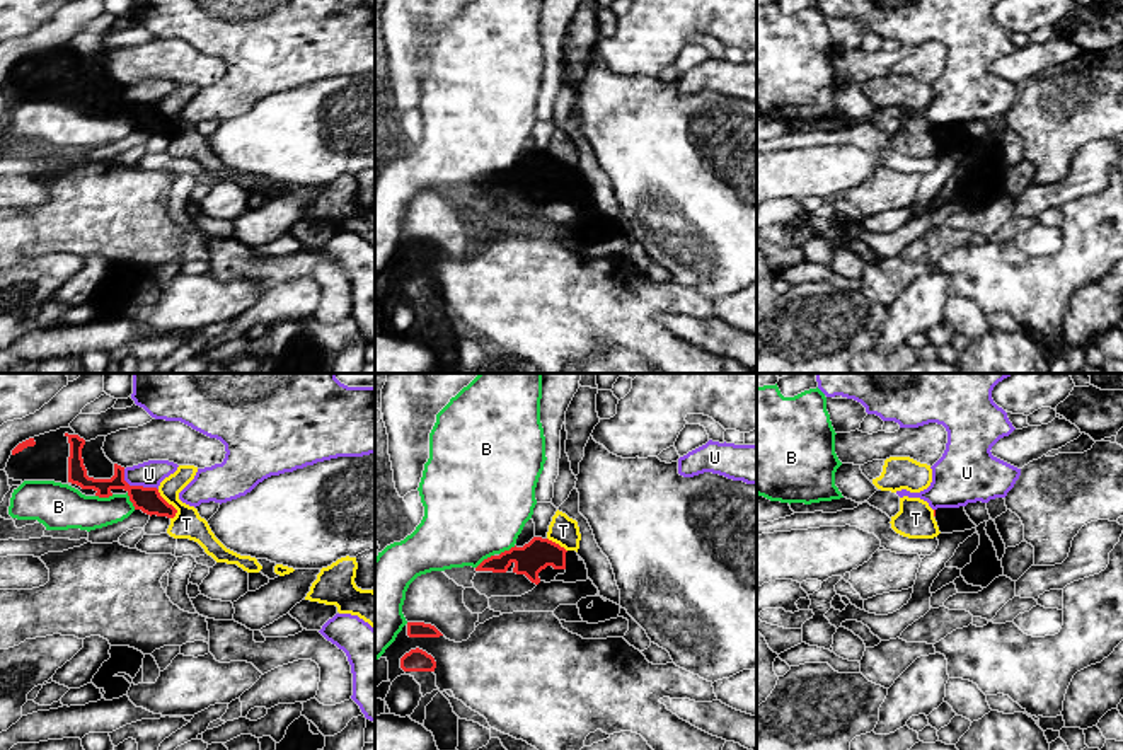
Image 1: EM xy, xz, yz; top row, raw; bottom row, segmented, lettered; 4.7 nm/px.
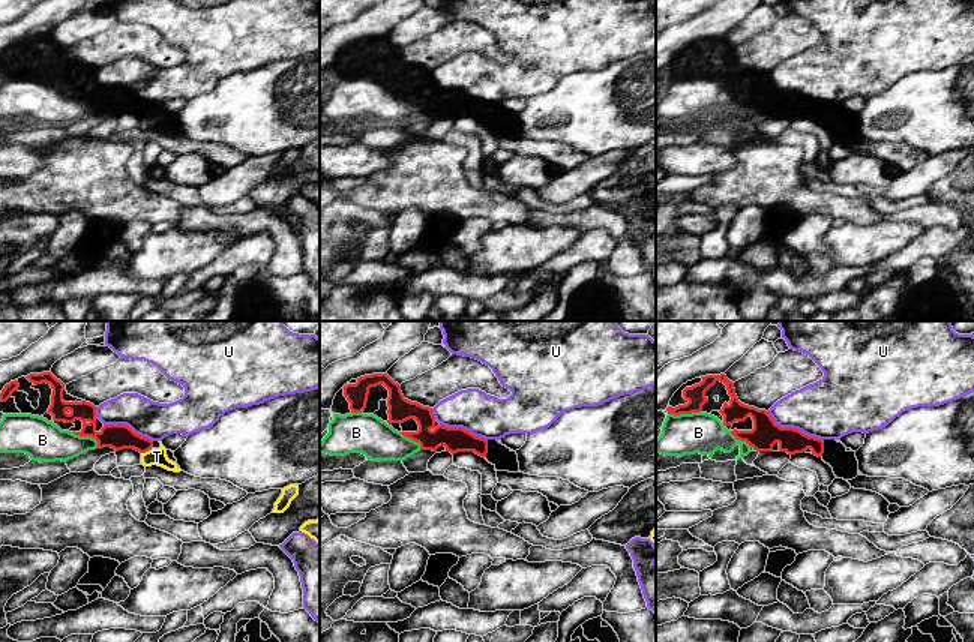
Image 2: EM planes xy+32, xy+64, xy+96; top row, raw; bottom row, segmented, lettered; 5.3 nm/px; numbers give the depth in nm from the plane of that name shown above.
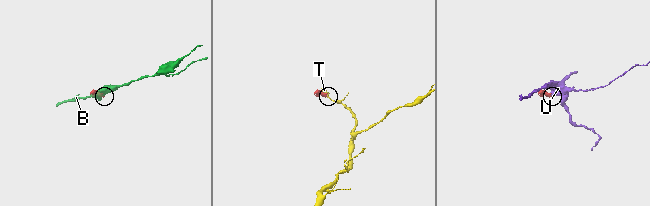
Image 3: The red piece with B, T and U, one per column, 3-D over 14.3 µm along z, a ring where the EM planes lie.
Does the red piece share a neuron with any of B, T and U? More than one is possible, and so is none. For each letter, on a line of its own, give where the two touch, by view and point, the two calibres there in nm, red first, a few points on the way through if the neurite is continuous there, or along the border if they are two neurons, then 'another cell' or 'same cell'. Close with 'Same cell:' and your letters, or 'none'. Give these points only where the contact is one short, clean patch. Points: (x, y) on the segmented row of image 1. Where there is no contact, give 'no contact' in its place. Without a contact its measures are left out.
B: xz (484, 559) | 150/480 nm | another cell
T: xy (171, 505) | 120/140 nm | another cell
U: xy (137, 486) | 120/130 nm | along xy (123, 469), (123, 478), (130, 484), (154, 486), (157, 490) | another cell
Same cell: none

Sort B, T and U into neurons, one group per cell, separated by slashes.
B / T / U

